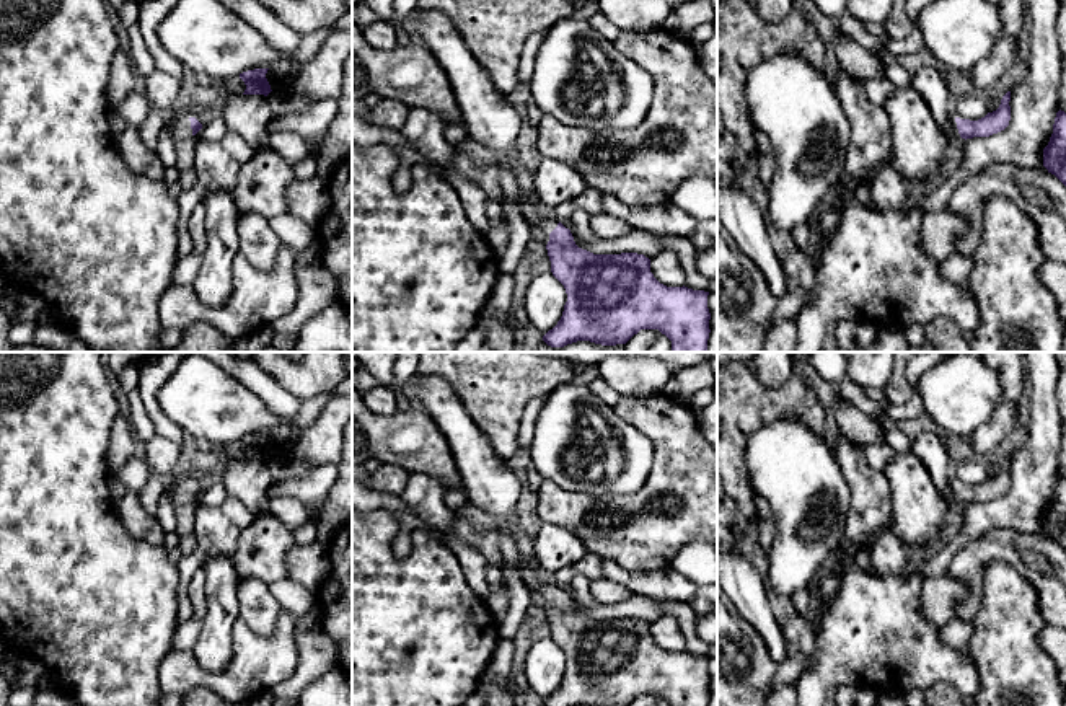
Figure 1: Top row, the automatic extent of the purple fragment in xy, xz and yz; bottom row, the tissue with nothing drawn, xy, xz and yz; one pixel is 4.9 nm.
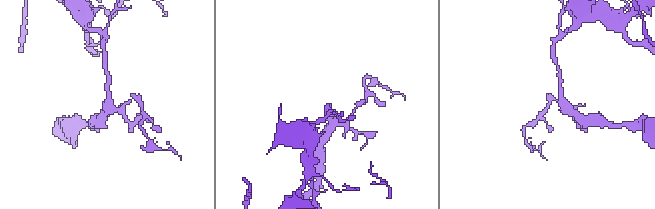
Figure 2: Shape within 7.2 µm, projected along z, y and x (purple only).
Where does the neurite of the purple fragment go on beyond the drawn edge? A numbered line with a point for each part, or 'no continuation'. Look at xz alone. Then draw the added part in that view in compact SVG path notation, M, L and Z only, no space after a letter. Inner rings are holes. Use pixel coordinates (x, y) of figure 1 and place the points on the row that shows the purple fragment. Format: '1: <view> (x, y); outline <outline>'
1: xz (528, 212); outline M523 194L522 197L522 204L523 204L523 209L522 209L522 215L525 217L525 220L531 225L531 227L538 227L541 228L546 235L549 235L556 227L557 227L557 220L554 218L546 218L546 217L541 217L530 204L533 194Z

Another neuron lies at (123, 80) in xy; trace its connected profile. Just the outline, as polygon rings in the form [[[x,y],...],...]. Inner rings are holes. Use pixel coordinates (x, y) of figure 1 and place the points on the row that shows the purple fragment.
[[[119,49],[112,57],[108,80],[108,101],[111,109],[114,109],[135,88],[137,77],[134,72],[132,55],[127,51]]]

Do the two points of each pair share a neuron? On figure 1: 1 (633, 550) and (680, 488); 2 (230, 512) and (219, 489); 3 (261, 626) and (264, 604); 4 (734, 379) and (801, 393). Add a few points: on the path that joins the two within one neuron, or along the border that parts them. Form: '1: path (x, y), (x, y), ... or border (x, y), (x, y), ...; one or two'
1: path (651, 532), (662, 520), (673, 520), (687, 506); one
2: border (230, 496), (219, 504), (199, 504), (194, 501); two
3: path (261, 622), (263, 608); one
4: path (750, 395), (753, 398), (784, 398); one

